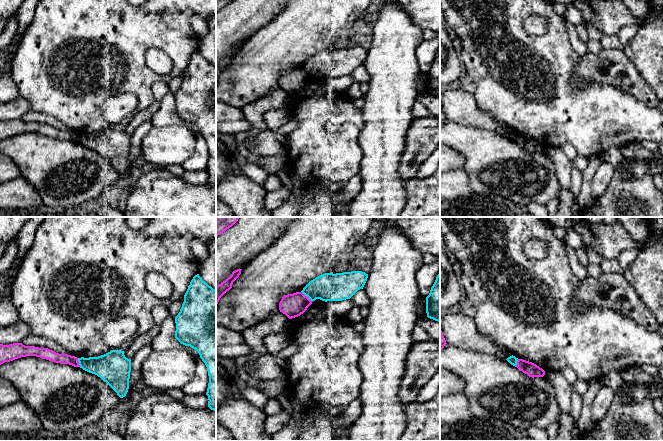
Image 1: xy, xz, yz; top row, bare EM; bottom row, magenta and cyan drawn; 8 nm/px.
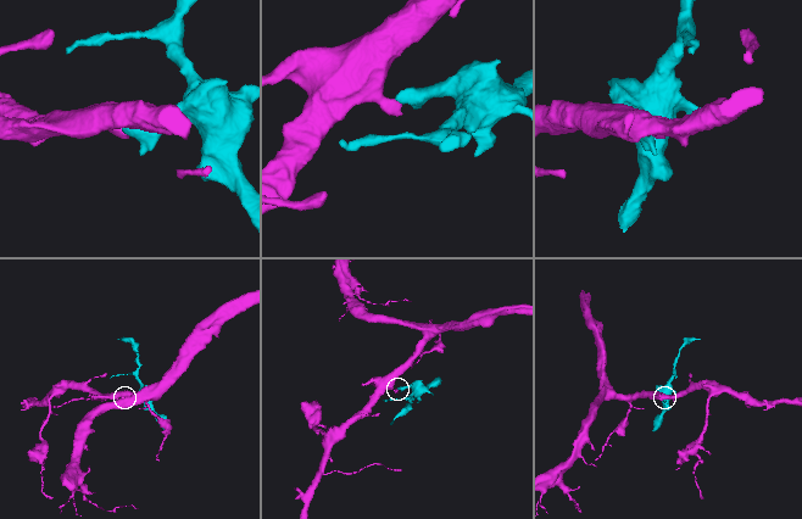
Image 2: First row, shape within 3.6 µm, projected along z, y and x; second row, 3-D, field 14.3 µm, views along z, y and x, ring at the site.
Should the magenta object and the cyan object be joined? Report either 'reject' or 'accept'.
reject

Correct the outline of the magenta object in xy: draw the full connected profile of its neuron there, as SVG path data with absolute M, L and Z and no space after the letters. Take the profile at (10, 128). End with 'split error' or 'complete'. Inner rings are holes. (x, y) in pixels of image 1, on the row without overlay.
M13 119L9 121L0 120L0 141L26 132L36 132L55 139L80 143L77 133L68 130L59 130L48 124L25 122L22 119Z; complete

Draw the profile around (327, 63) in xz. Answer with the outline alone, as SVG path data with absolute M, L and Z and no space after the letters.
M362 47L325 49L311 56L301 67L311 77L342 77L363 65L368 50Z

